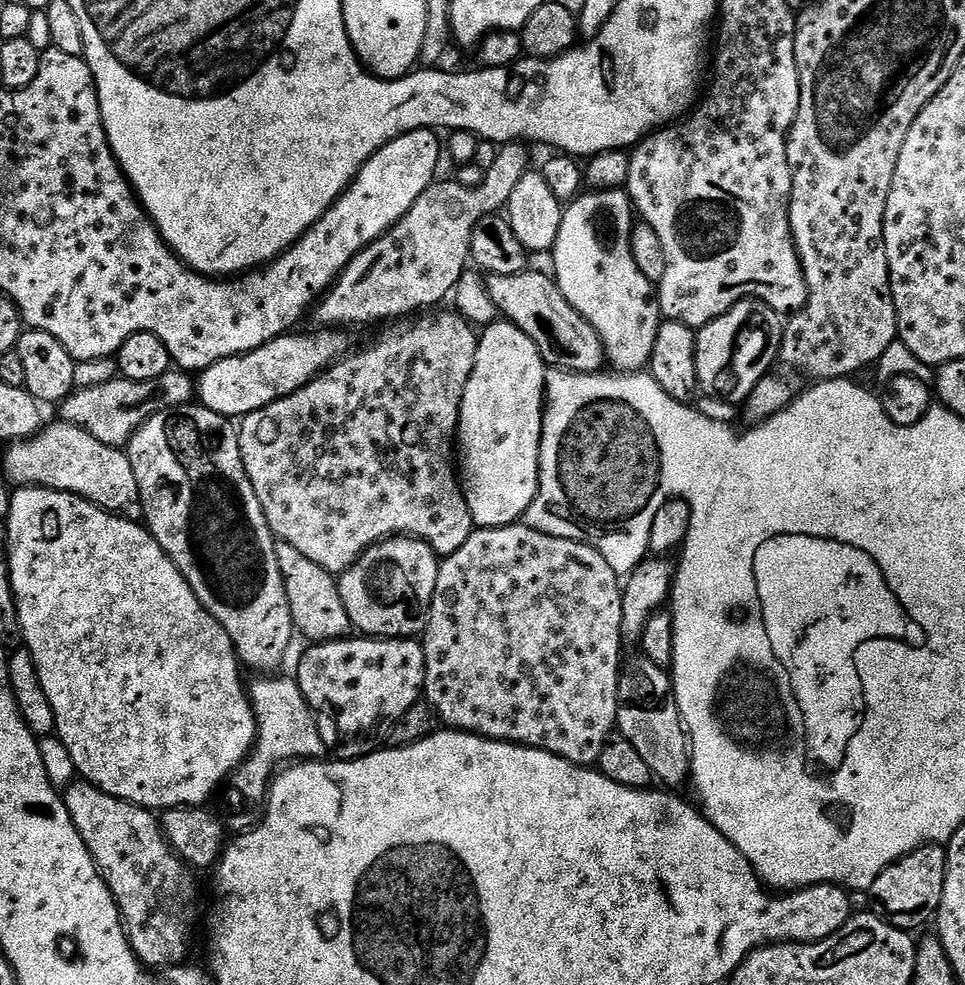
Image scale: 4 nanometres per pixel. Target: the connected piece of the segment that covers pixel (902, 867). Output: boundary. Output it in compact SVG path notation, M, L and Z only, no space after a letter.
M928 844L924 848L914 850L894 862L873 882L870 889L872 896L871 911L881 916L885 922L896 928L913 930L931 921L942 902L942 886L946 878L947 851L941 845Z

